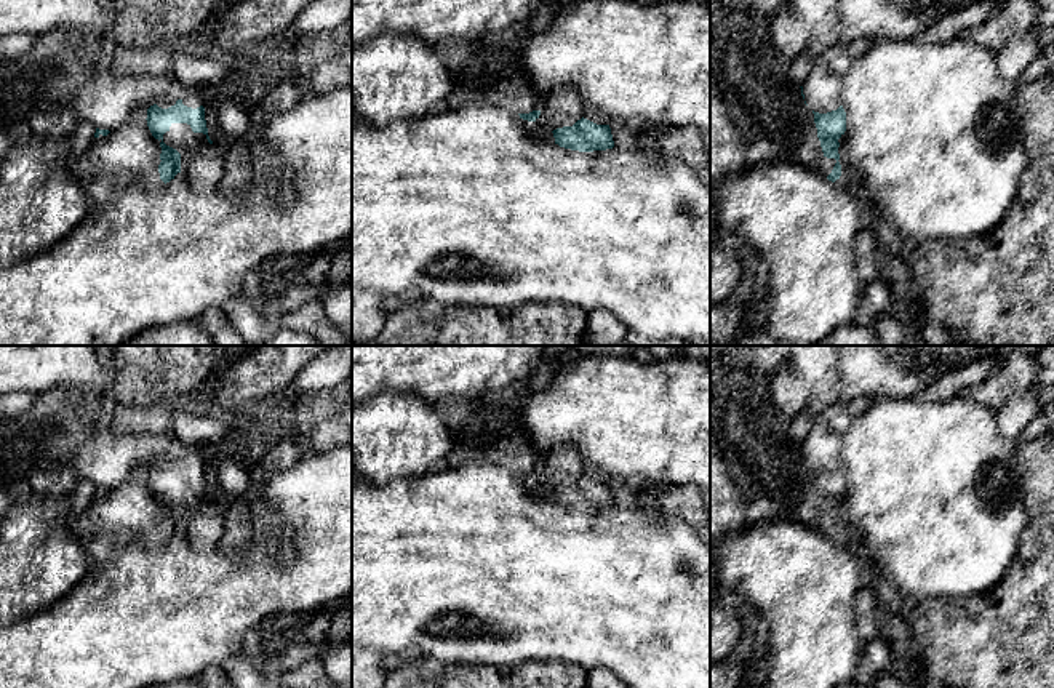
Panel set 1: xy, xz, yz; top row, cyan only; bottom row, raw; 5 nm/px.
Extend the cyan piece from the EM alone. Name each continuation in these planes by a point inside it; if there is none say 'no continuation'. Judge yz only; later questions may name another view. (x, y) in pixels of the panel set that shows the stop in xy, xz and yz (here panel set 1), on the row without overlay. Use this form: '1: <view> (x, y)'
1: yz (822, 445)

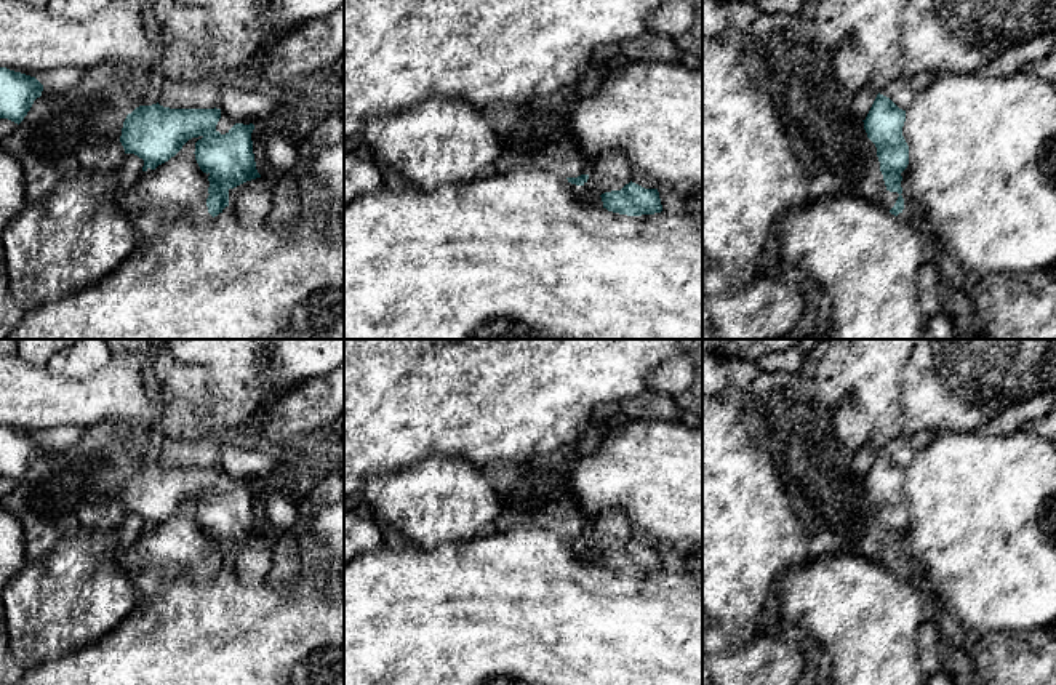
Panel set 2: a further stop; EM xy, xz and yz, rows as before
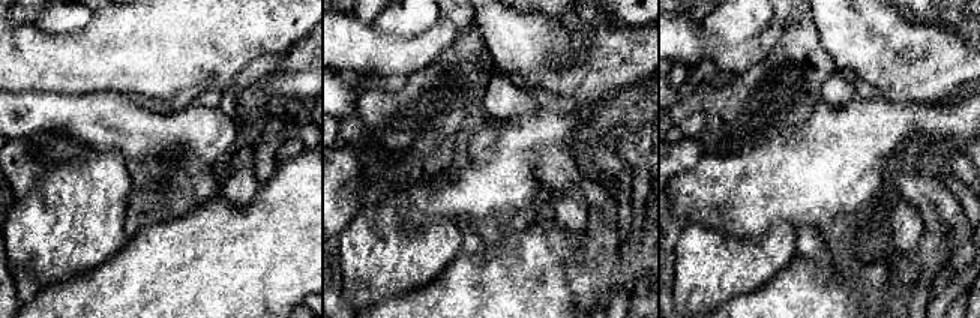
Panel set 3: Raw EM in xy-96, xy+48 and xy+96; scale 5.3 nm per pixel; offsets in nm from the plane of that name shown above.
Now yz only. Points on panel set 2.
no continuation

